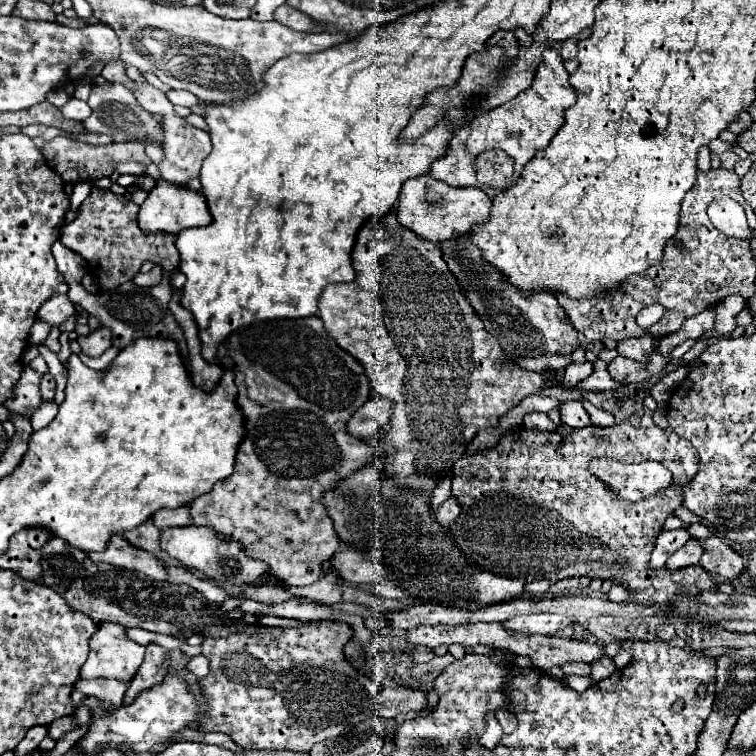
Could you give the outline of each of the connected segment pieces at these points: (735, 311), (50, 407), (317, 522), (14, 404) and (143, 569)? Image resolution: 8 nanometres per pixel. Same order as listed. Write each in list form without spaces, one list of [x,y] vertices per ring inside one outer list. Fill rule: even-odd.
[[[734,294],[730,298],[724,298],[722,302],[718,302],[718,306],[714,306],[714,310],[716,310],[714,328],[708,330],[706,334],[702,334],[698,340],[726,338],[736,328],[736,316],[740,314],[740,310],[744,306],[746,306],[746,300],[742,300],[738,294]]]
[[[44,402],[44,404],[38,408],[38,424],[34,426],[34,430],[40,430],[40,428],[48,426],[48,424],[54,420],[56,410],[58,410],[58,406],[56,406],[54,402]]]
[[[180,292],[172,294],[170,312],[182,326],[188,344],[188,364],[194,386],[212,390],[218,384],[224,368],[238,368],[240,378],[235,382],[238,404],[246,418],[246,438],[238,448],[234,474],[220,480],[212,488],[212,492],[196,498],[190,504],[194,524],[214,528],[226,540],[242,542],[250,558],[266,562],[270,566],[270,572],[278,574],[278,578],[282,578],[288,586],[314,584],[322,578],[322,562],[330,560],[340,546],[332,522],[320,500],[326,490],[336,486],[338,480],[362,468],[374,452],[374,446],[370,442],[354,438],[346,430],[346,424],[352,418],[352,410],[356,412],[372,398],[372,382],[364,366],[336,344],[318,316],[282,318],[244,326],[228,336],[228,358],[206,362],[200,356],[200,340],[194,316],[180,306],[180,296]]]
[[[26,366],[26,372],[22,374],[22,382],[18,382],[18,386],[14,388],[14,398],[10,402],[4,402],[4,406],[10,412],[18,412],[18,414],[32,414],[42,398],[40,398],[40,376],[34,374],[34,370],[30,370],[30,366]]]
[[[120,536],[110,538],[106,550],[102,550],[102,552],[90,552],[88,558],[94,560],[94,562],[112,564],[116,568],[126,568],[126,570],[140,572],[140,574],[144,574],[144,576],[148,576],[152,580],[158,580],[158,582],[166,582],[164,564],[160,560],[156,560],[150,552],[144,552],[140,548],[130,546]]]

